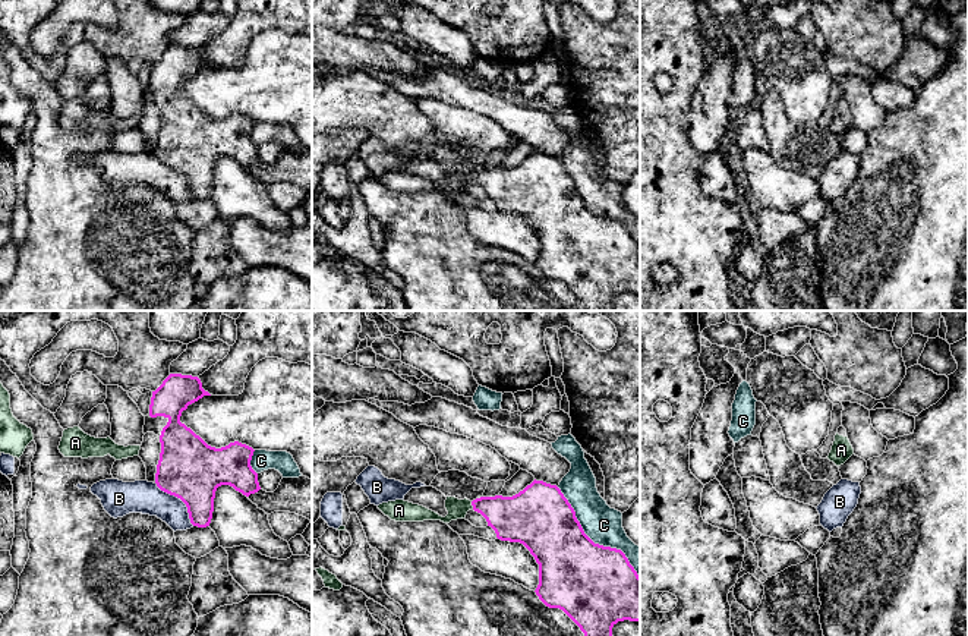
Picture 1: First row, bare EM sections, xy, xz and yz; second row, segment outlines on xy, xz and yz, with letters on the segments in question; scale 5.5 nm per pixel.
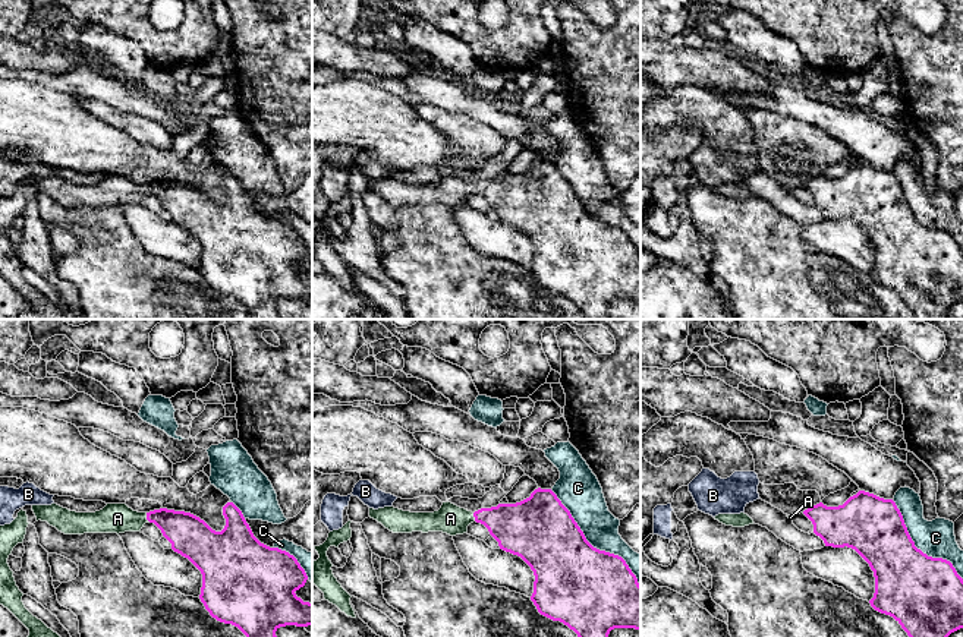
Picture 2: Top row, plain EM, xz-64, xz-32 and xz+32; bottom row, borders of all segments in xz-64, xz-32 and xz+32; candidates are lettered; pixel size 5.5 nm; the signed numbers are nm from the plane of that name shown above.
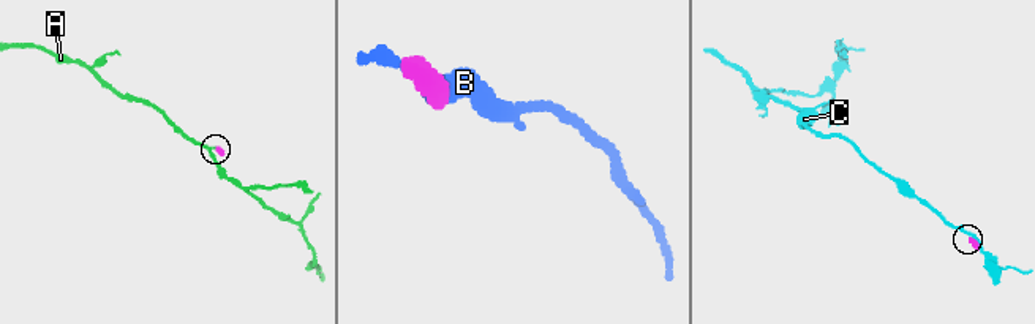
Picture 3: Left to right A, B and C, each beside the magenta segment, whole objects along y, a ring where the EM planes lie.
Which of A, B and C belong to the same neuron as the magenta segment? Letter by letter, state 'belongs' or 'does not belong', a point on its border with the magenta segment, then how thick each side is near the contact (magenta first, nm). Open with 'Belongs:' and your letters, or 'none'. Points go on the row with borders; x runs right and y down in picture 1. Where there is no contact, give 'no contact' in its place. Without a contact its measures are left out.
Belongs: A
A: belongs; meets magenta in xz at (472, 504); 240 nm thick on the magenta side, 110 nm on the other
B: does not belong; meets magenta in xy at (180, 498); 340 nm thick on the magenta side, 180 nm on the other
C: does not belong; meets magenta in xz at (592, 541); 440 nm thick on the magenta side, 200 nm on the other

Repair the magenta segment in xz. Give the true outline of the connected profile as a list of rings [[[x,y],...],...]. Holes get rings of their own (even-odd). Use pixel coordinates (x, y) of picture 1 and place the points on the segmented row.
[[[533,481],[513,497],[480,497],[473,501],[447,497],[445,517],[404,500],[382,503],[378,509],[395,522],[464,519],[469,510],[480,513],[501,541],[520,542],[539,564],[536,595],[549,608],[562,610],[584,636],[612,636],[618,621],[640,621],[640,576],[621,550],[595,544],[583,530],[576,511],[556,485]]]

